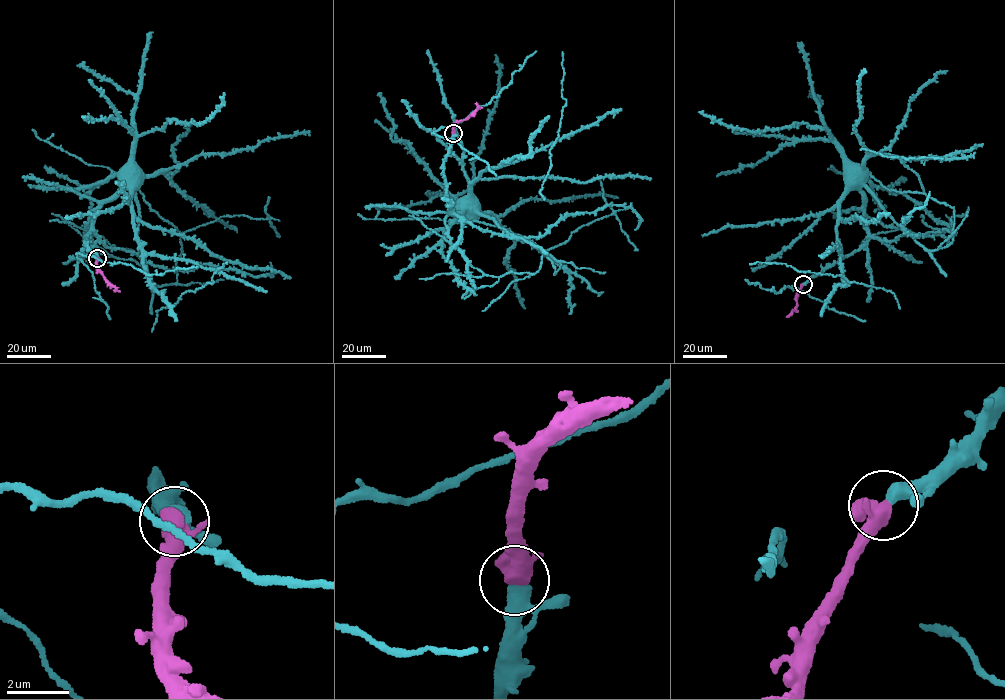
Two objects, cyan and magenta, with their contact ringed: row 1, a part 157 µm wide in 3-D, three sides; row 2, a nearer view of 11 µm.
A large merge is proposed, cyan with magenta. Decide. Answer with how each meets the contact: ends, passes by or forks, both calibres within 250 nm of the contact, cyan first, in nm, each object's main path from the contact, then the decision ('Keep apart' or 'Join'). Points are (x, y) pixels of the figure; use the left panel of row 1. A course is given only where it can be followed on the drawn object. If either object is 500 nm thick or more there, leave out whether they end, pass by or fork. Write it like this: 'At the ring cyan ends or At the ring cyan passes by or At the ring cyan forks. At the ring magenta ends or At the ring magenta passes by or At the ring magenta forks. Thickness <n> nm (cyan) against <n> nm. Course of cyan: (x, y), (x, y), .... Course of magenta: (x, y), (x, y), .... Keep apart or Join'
Thickness 360 nm (cyan) against 500 nm. Course of cyan: (97, 258), (85, 246), (84, 238), (99, 207), (117, 193), (121, 181), (130, 172). Course of magenta: (97, 258), (97, 270), (115, 290). Join

